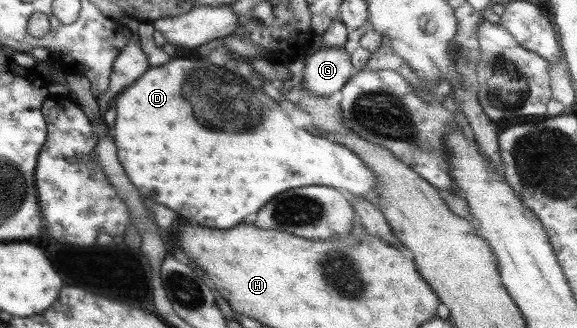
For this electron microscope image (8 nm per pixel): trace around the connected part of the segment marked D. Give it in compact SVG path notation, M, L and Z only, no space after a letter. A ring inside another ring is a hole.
M197 58L196 61L174 59L160 67L149 66L140 79L117 94L114 107L116 123L109 133L114 137L118 161L130 183L142 197L172 209L196 225L230 229L246 215L256 213L272 195L311 185L335 187L345 195L370 200L378 208L373 190L375 179L355 154L333 141L296 128L285 112L278 108L277 102L263 98L261 89L256 89L222 66L214 66ZM200 123L216 125L214 129L222 133L210 131Z

